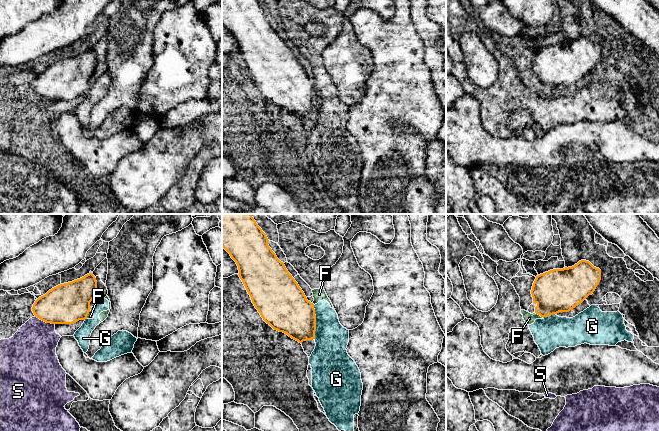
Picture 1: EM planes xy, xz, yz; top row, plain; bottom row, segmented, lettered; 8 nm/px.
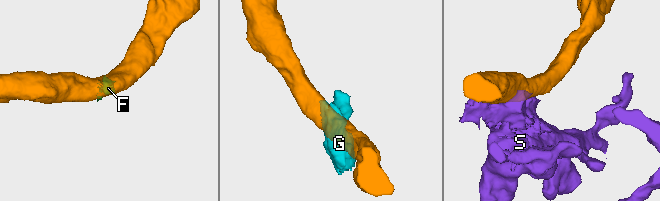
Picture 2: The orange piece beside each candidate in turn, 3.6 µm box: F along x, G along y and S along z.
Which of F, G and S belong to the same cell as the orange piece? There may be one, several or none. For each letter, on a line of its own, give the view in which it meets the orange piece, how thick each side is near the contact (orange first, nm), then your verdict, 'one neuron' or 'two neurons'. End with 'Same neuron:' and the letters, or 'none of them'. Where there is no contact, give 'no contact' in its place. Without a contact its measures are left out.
F: yz | 360/90 nm | two neurons
G: xz | 360/260 nm | two neurons
S: xy | 320/380 nm | two neurons
Same neuron: none of them

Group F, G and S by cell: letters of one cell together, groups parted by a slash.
F G / S

